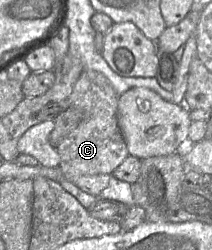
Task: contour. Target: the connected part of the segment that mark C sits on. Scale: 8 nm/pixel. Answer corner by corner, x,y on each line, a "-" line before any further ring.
84,69
71,94
71,106
84,112
84,119
56,147
60,156
59,169
68,181
94,174
112,174
129,155
117,118
119,95
101,73

